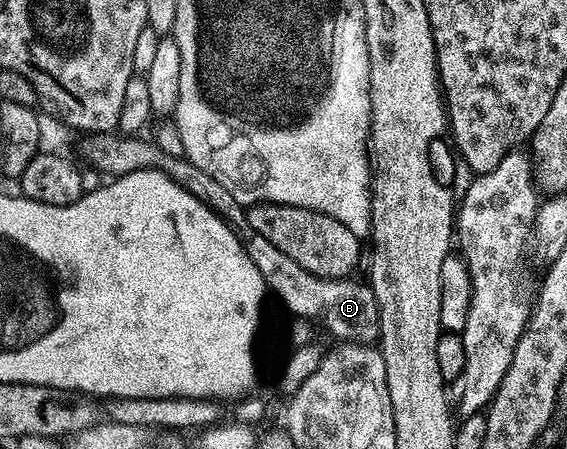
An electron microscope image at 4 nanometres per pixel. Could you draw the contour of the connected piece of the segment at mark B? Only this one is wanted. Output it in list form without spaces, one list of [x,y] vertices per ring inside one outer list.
[[[249,232],[246,248],[254,267],[258,267],[258,275],[262,275],[265,286],[276,292],[276,297],[291,312],[291,316],[311,318],[312,305],[324,305],[324,325],[340,337],[344,343],[372,343],[380,335],[380,316],[378,303],[374,299],[372,286],[363,280],[352,281],[348,277],[319,277],[294,263],[290,255],[282,255],[270,239],[262,239],[262,235]]]

